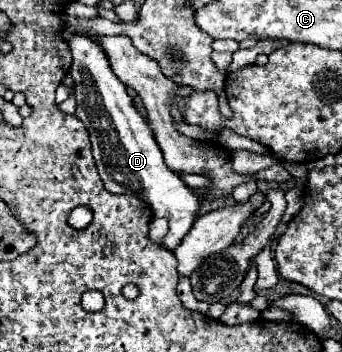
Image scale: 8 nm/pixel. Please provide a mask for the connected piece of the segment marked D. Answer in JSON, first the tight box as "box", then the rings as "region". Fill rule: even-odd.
{"box":[68,36,200,250],"region":[[[72,36],[68,46],[74,58],[70,76],[74,78],[74,92],[78,102],[76,116],[90,132],[92,154],[104,188],[114,194],[136,196],[150,204],[154,216],[162,216],[170,222],[170,230],[162,242],[168,250],[176,250],[196,220],[196,214],[200,210],[198,196],[182,182],[176,172],[164,164],[152,130],[134,108],[132,98],[126,94],[126,86],[120,84],[118,76],[110,70],[108,58],[104,56],[100,44],[84,36]],[[156,202],[162,204],[156,208]]]}

